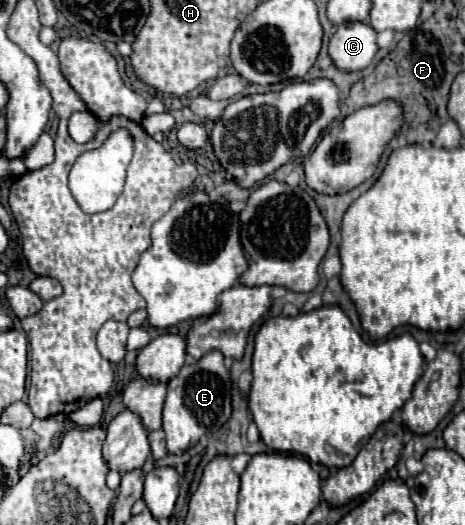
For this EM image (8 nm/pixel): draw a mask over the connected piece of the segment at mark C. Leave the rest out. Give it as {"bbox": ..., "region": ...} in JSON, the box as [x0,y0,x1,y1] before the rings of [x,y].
{"bbox":[329,23,377,71],"region":[[[367,23],[339,25],[329,39],[329,57],[339,71],[361,71],[377,53],[375,31]]]}

